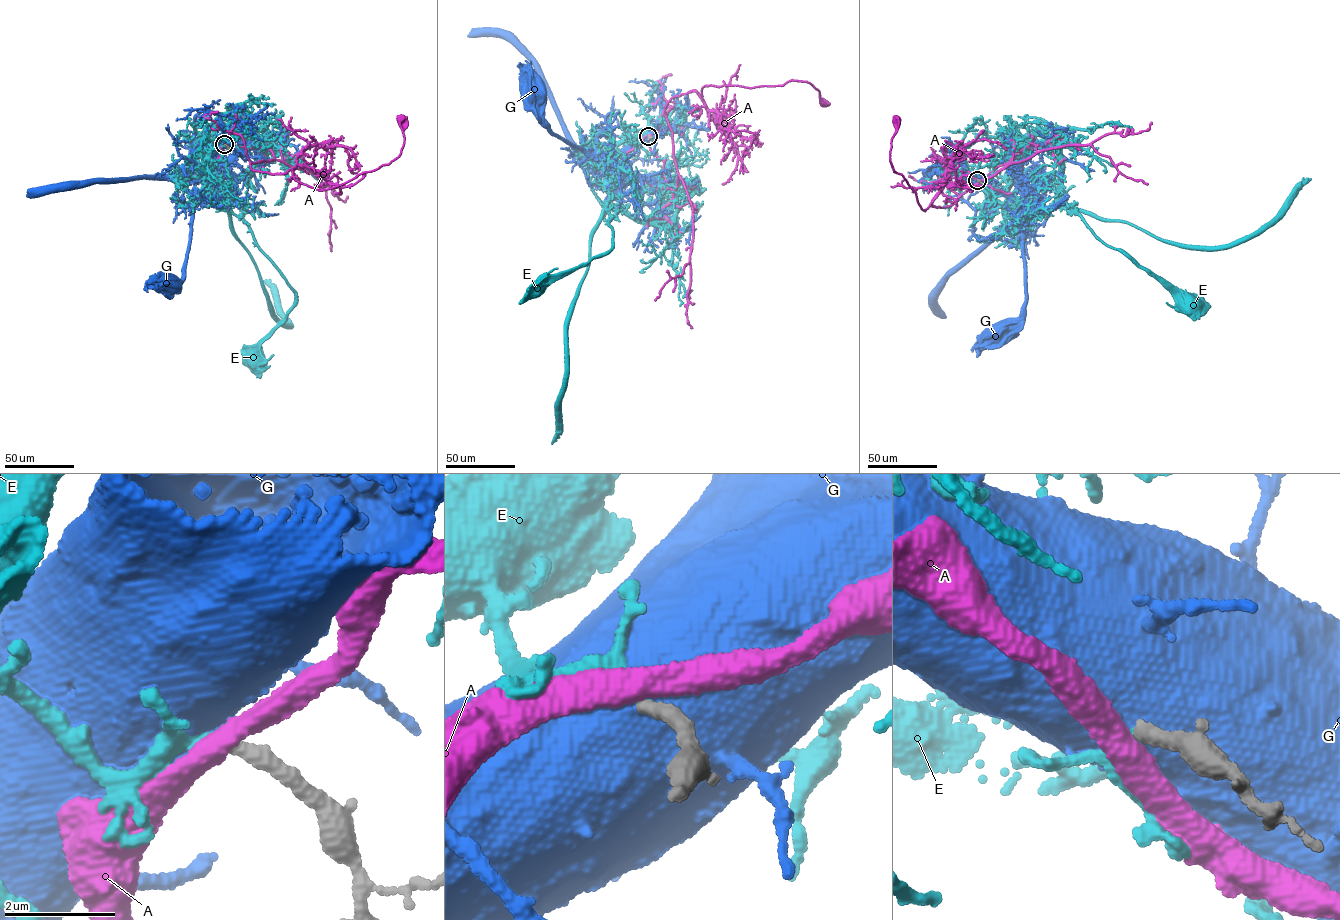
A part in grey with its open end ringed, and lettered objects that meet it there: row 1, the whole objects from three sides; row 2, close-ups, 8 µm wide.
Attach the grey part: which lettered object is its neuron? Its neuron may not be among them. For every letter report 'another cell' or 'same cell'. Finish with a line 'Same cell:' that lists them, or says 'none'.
A: another cell
E: another cell
G: same cell
Same cell: G

